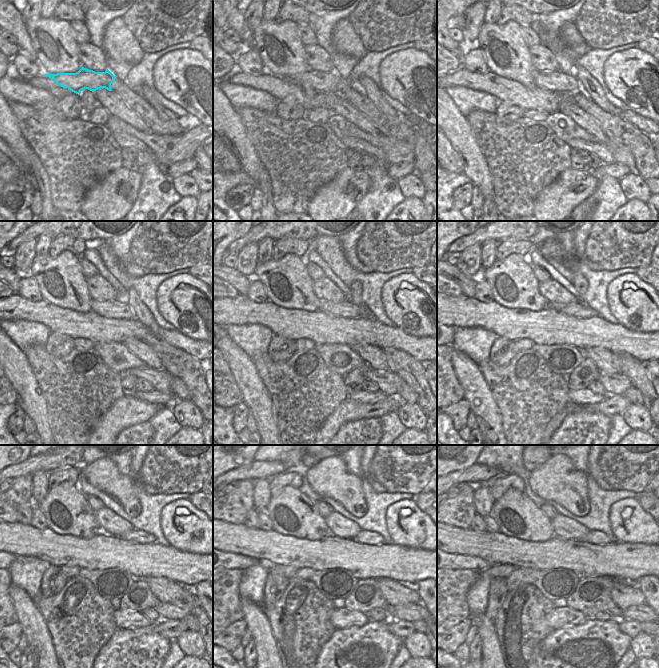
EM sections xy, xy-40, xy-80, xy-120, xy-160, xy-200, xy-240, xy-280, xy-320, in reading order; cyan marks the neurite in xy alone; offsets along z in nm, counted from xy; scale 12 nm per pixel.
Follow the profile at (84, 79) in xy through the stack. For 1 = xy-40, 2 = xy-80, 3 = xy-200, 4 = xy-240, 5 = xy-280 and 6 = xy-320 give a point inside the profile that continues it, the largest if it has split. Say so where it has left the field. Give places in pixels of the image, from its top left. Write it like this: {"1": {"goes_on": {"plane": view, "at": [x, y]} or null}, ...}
{"1": {"goes_on": {"plane": "xy-40", "at": [326, 82]}}, "2": {"goes_on": {"plane": "xy-80", "at": [558, 82]}}, "3": {"goes_on": {"plane": "xy-200", "at": [578, 309]}}, "4": {"goes_on": {"plane": "xy-240", "at": [135, 535]}}, "5": {"goes_on": {"plane": "xy-280", "at": [367, 537]}}, "6": {"goes_on": {"plane": "xy-320", "at": [596, 537]}}}

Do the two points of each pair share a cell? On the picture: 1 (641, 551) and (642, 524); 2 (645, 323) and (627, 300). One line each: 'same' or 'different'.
1: different
2: same

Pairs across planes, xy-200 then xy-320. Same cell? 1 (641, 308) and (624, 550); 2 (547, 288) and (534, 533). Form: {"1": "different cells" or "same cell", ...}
{"1": "different cells", "2": "different cells"}

